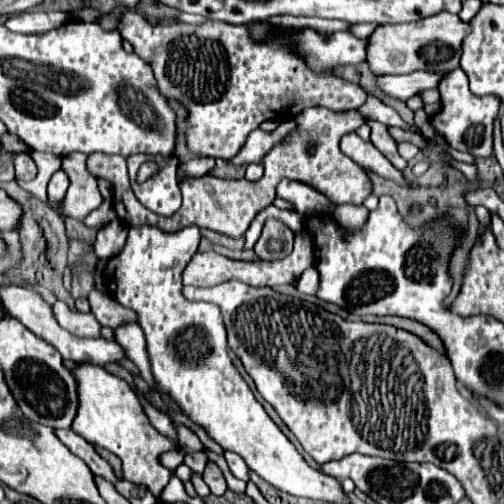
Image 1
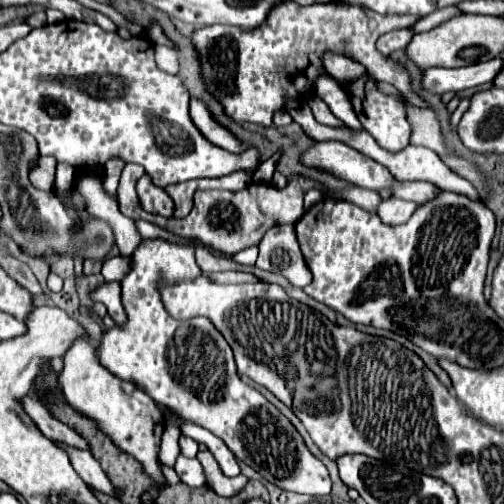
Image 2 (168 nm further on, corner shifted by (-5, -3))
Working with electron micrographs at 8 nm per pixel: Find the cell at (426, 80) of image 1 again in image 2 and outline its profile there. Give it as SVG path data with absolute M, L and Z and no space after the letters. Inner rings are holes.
M486 61L476 63L460 69L444 69L444 67L432 67L422 73L420 89L436 95L444 95L450 91L464 91L464 89L478 89L480 85L486 85L494 79L494 75L500 71L502 61Z

